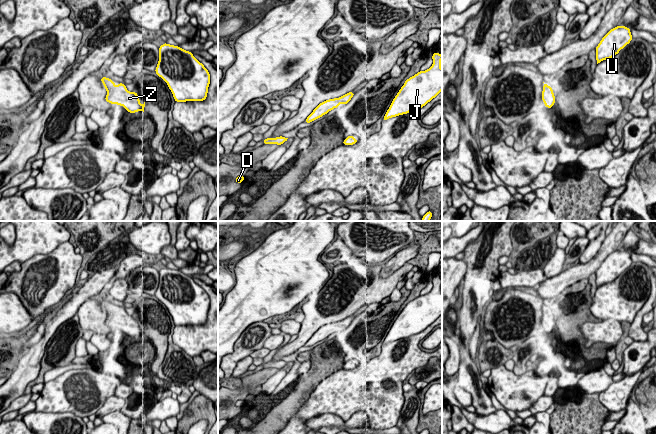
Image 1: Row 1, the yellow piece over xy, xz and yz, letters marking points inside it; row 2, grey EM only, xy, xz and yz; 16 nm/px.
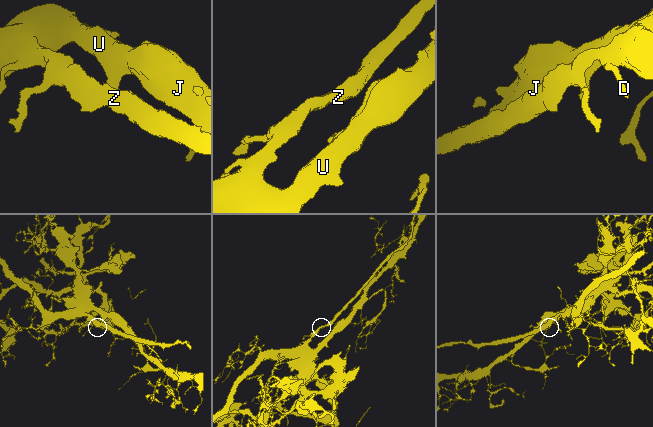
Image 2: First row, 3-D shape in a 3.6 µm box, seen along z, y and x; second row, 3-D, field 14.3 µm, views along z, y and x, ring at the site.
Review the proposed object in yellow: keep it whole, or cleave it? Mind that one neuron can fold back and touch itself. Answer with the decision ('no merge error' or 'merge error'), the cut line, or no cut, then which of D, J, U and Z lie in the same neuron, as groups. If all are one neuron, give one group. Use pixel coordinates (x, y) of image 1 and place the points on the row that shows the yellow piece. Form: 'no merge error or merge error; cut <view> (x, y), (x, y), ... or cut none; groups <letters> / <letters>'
no merge error; cut none; groups D J U Z

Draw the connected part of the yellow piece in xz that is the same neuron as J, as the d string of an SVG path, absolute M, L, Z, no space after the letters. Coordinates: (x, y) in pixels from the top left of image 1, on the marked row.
M434 52L432 59L433 64L429 69L420 71L405 81L383 121L422 108L442 91L442 55Z

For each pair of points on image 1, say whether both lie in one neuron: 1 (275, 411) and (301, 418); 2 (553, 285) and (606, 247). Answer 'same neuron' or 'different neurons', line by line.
1: different neurons
2: same neuron

